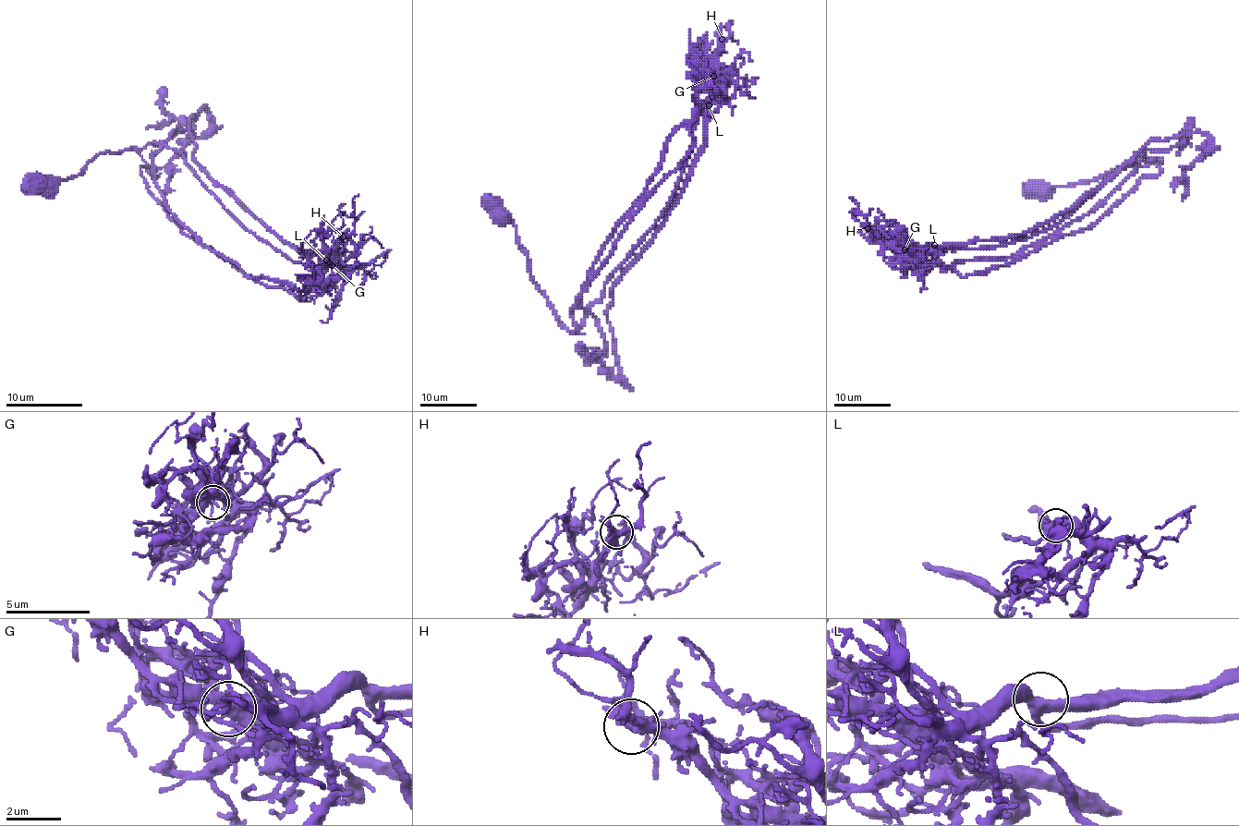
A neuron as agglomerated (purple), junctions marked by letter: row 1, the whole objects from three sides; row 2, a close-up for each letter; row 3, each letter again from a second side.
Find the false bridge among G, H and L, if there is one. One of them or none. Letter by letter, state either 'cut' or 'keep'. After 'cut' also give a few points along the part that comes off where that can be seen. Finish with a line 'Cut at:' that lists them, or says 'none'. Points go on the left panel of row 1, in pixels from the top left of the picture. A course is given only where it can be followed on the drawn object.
G: cut | (332, 265), (303, 301), (264, 286), (189, 238), (148, 190), (148, 165), (132, 150), (32, 188)
H: keep
L: keep
Cut at: G

